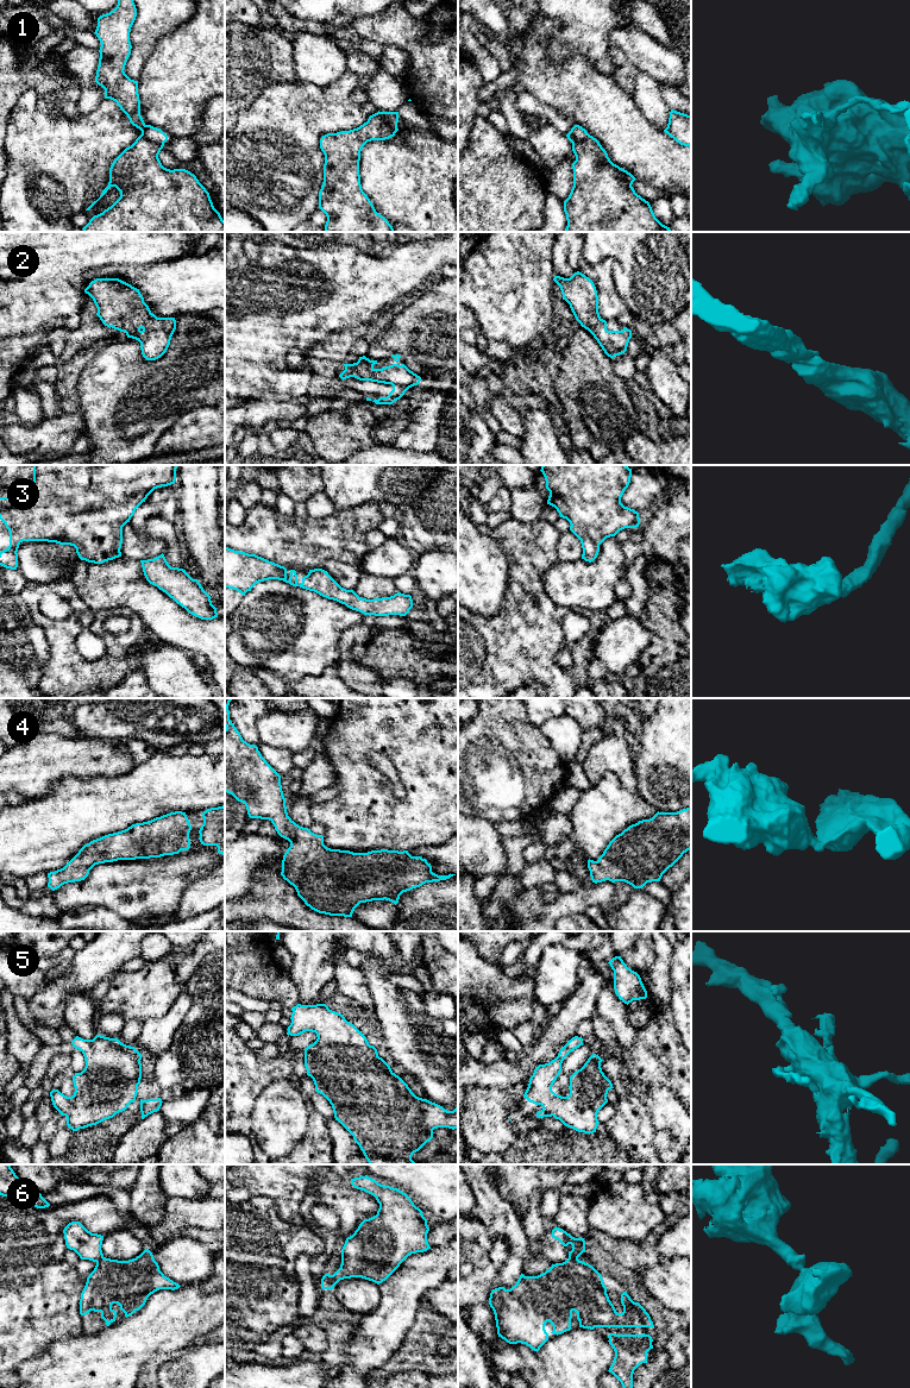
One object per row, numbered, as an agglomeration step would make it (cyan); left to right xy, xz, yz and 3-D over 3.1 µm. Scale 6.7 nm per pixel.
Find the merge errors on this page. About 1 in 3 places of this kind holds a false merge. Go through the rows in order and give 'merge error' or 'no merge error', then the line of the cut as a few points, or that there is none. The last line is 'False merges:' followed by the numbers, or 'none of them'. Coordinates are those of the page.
1: merge error; cut xy (142, 133), (150, 140), (163, 145)
2: no merge error; cut none
3: no merge error; cut none
4: no merge error; cut none
5: no merge error; cut none
6: merge error; cut xz (331, 1275), (333, 1286)
False merges: 1, 6

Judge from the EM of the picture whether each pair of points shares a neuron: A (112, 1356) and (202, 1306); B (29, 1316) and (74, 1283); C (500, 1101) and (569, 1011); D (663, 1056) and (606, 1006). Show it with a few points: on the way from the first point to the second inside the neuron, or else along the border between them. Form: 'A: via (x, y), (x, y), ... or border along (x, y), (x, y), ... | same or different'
A: via (135, 1341), (164, 1326), (171, 1319), (180, 1316) | same
B: via (39, 1305), (57, 1287), (63, 1286) | same
C: border along (523, 1081), (507, 1087), (483, 1086) | different
D: border along (638, 1030), (635, 1042), (631, 1047), (619, 1044) | different

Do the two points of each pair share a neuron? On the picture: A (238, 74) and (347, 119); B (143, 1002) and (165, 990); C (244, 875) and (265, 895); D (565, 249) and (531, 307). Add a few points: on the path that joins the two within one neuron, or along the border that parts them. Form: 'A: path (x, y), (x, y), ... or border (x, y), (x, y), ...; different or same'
A: border (294, 81), (268, 85), (248, 106); different
B: path (149, 996), (155, 990), (159, 990); same
C: border (270, 865), (263, 865), (251, 889), (237, 897); different
D: border (553, 244), (552, 268), (556, 275); different

